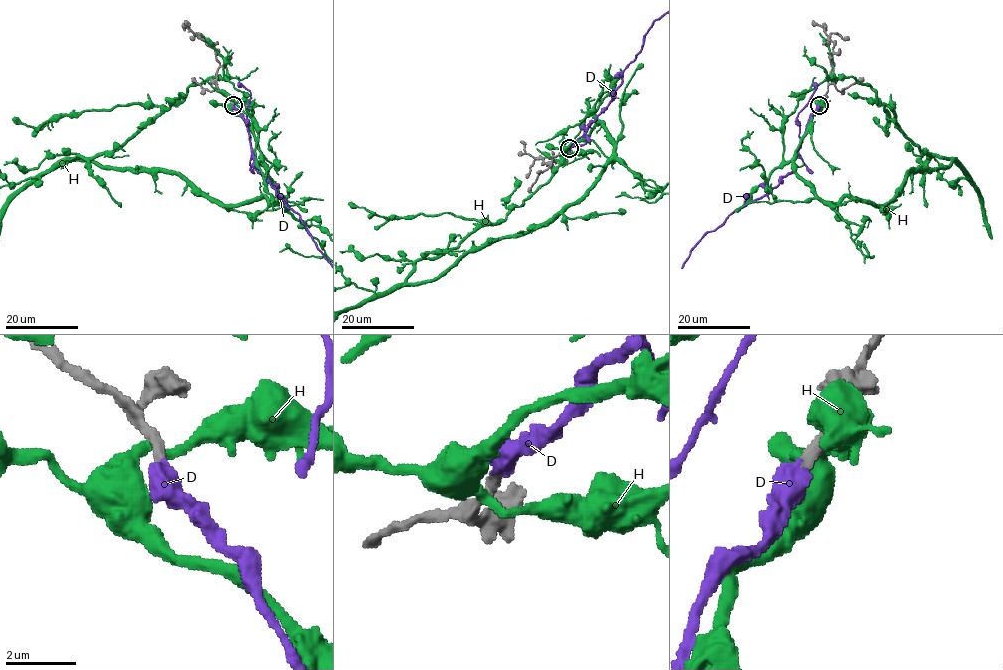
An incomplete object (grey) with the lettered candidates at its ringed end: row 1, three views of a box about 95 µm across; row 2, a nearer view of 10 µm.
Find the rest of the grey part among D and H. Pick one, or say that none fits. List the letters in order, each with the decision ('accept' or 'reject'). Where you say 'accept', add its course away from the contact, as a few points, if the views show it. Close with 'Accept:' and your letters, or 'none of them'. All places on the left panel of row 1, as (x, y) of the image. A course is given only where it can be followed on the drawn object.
D: accept
H: reject
Accept: D

